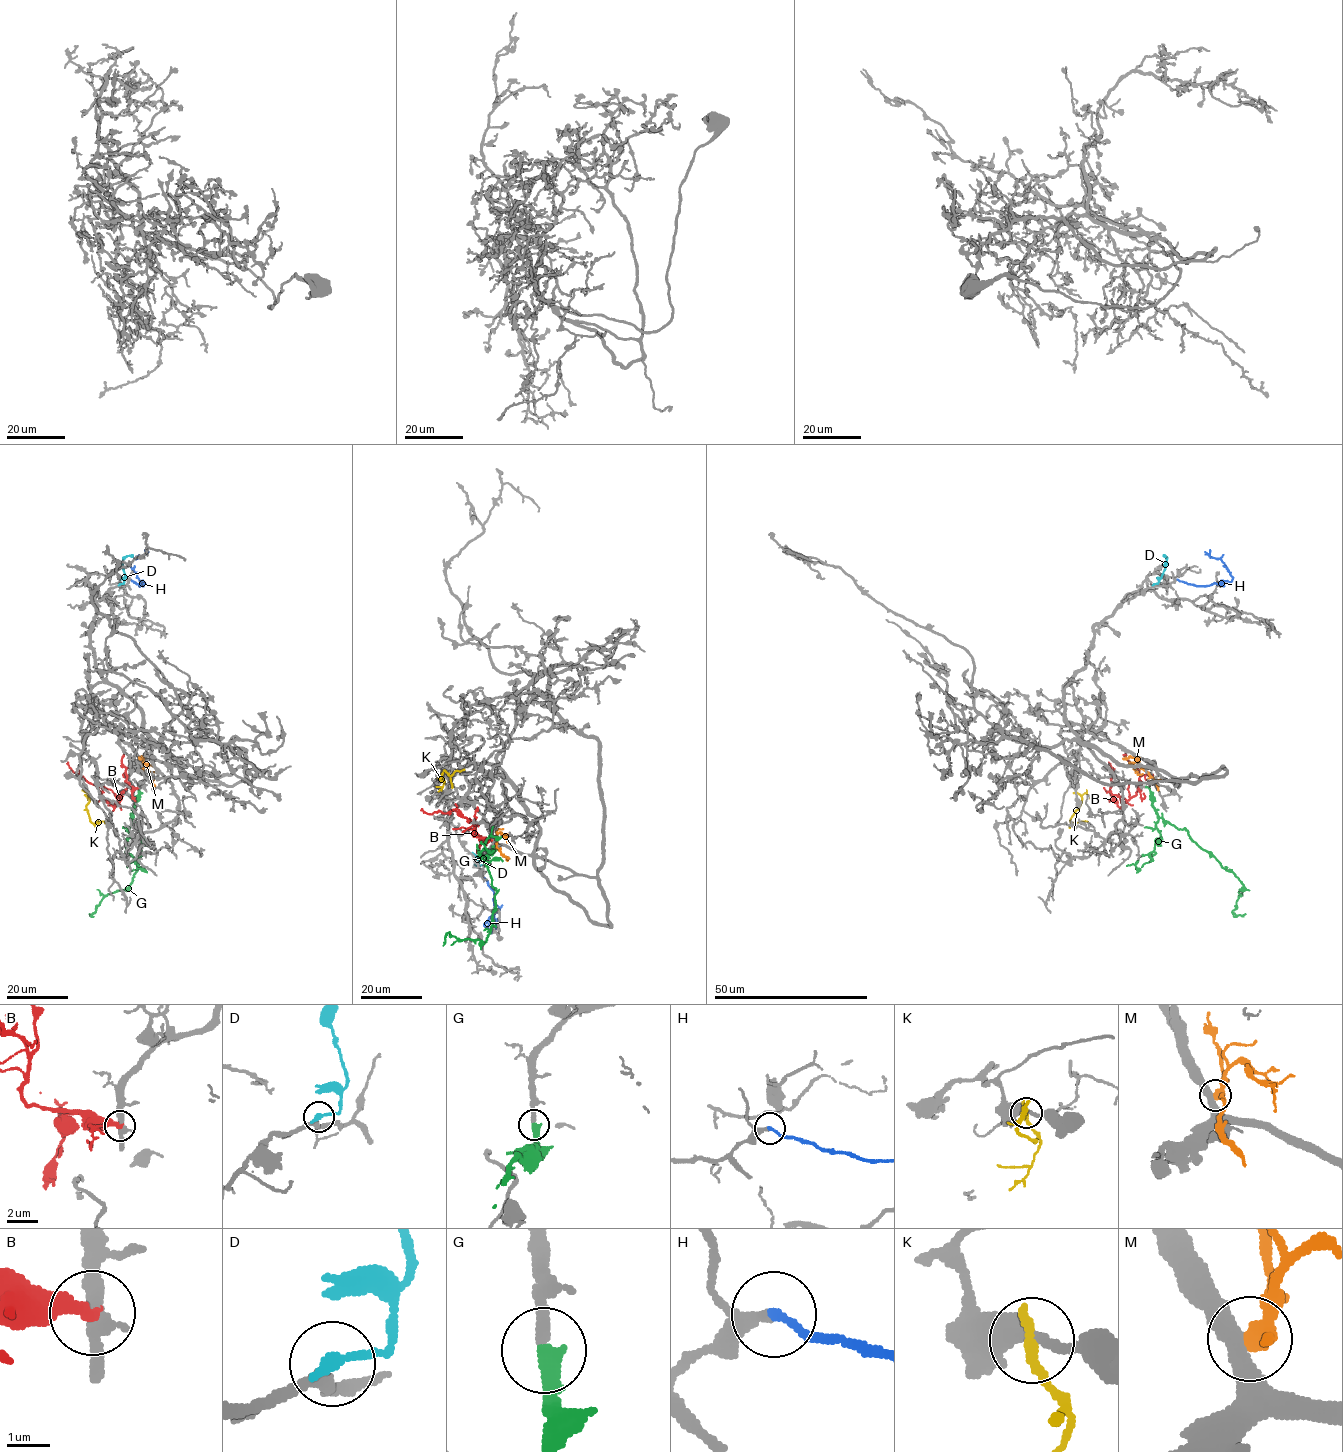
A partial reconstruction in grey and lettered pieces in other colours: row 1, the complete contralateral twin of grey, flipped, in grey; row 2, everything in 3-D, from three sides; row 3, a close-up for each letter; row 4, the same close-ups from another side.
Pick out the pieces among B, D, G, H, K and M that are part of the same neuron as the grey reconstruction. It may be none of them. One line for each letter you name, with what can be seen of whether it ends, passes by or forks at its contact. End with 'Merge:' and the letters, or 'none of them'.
B: It ends there
G: It ends there
H: It ends there
Merge: B, G, H

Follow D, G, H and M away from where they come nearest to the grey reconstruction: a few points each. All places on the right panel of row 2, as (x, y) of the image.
D: (1154, 584), (1165, 567), (1163, 555)
G: (1146, 786), (1156, 813), (1185, 829), (1241, 882), (1244, 886), (1232, 912), (1245, 913)
H: (1177, 580), (1209, 586), (1231, 580), (1224, 563), (1205, 551)
M: (1139, 758), (1139, 765), (1154, 778), (1158, 790)

